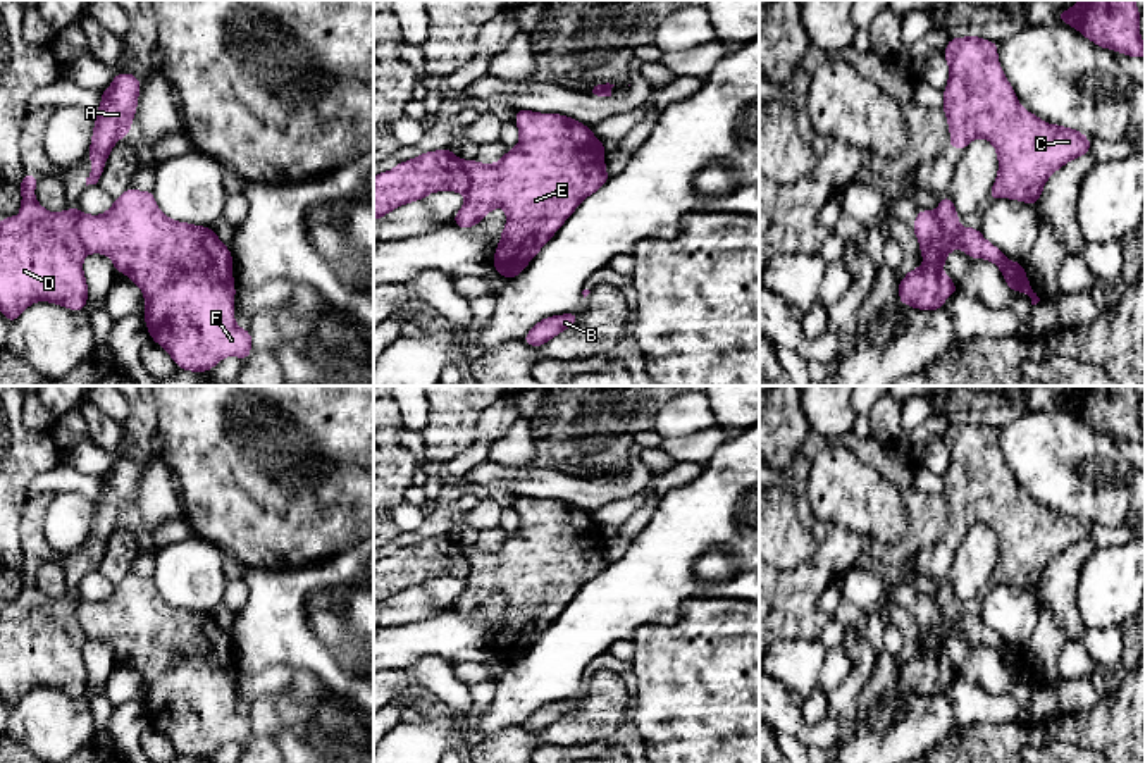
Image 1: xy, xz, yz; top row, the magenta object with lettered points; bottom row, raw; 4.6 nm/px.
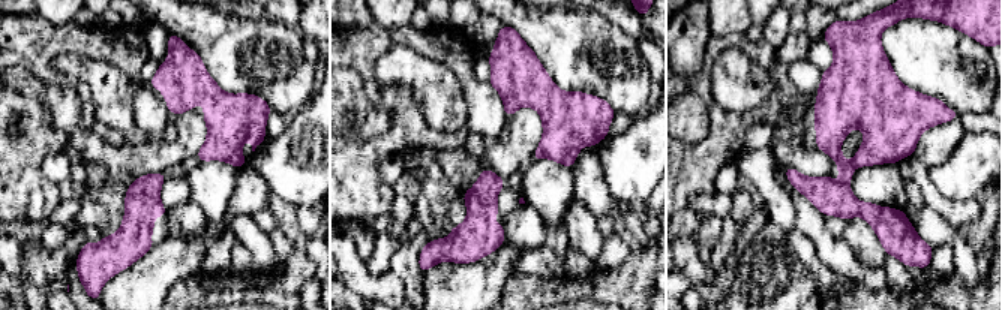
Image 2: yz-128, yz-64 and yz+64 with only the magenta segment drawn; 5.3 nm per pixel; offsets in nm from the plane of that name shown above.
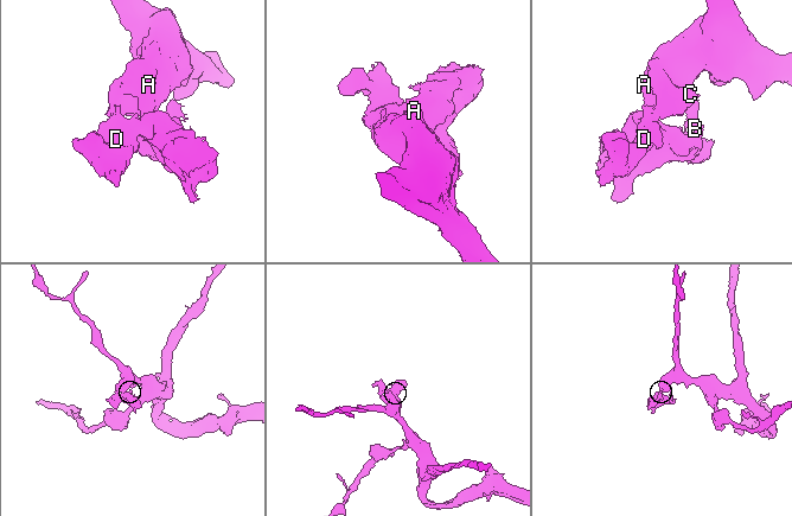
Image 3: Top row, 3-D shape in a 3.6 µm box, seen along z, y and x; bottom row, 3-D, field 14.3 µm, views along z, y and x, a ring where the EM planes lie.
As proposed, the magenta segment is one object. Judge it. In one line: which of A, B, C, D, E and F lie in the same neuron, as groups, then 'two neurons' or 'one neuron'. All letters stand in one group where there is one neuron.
A C D / B E F; two neurons

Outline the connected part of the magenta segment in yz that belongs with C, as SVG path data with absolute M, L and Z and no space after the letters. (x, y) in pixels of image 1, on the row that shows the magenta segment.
M975 34L950 38L944 57L950 71L942 109L950 129L949 146L964 150L975 138L987 138L999 157L999 174L990 200L1012 198L1037 205L1045 181L1069 160L1088 153L1092 141L1076 129L1049 126L1023 109L1000 69L997 41L980 40Z

